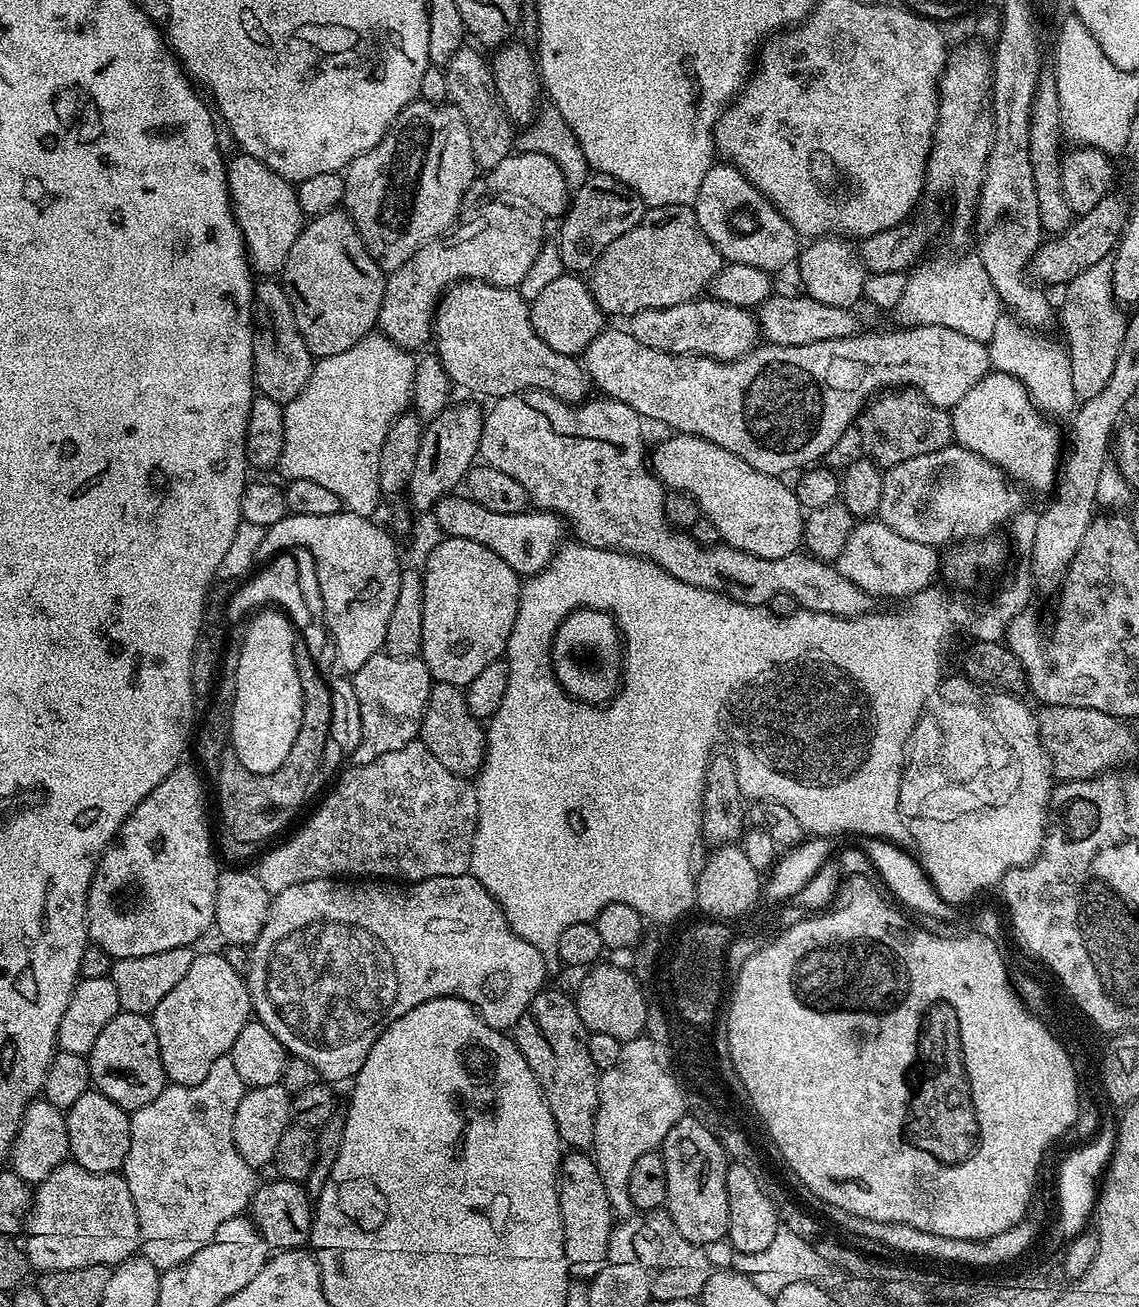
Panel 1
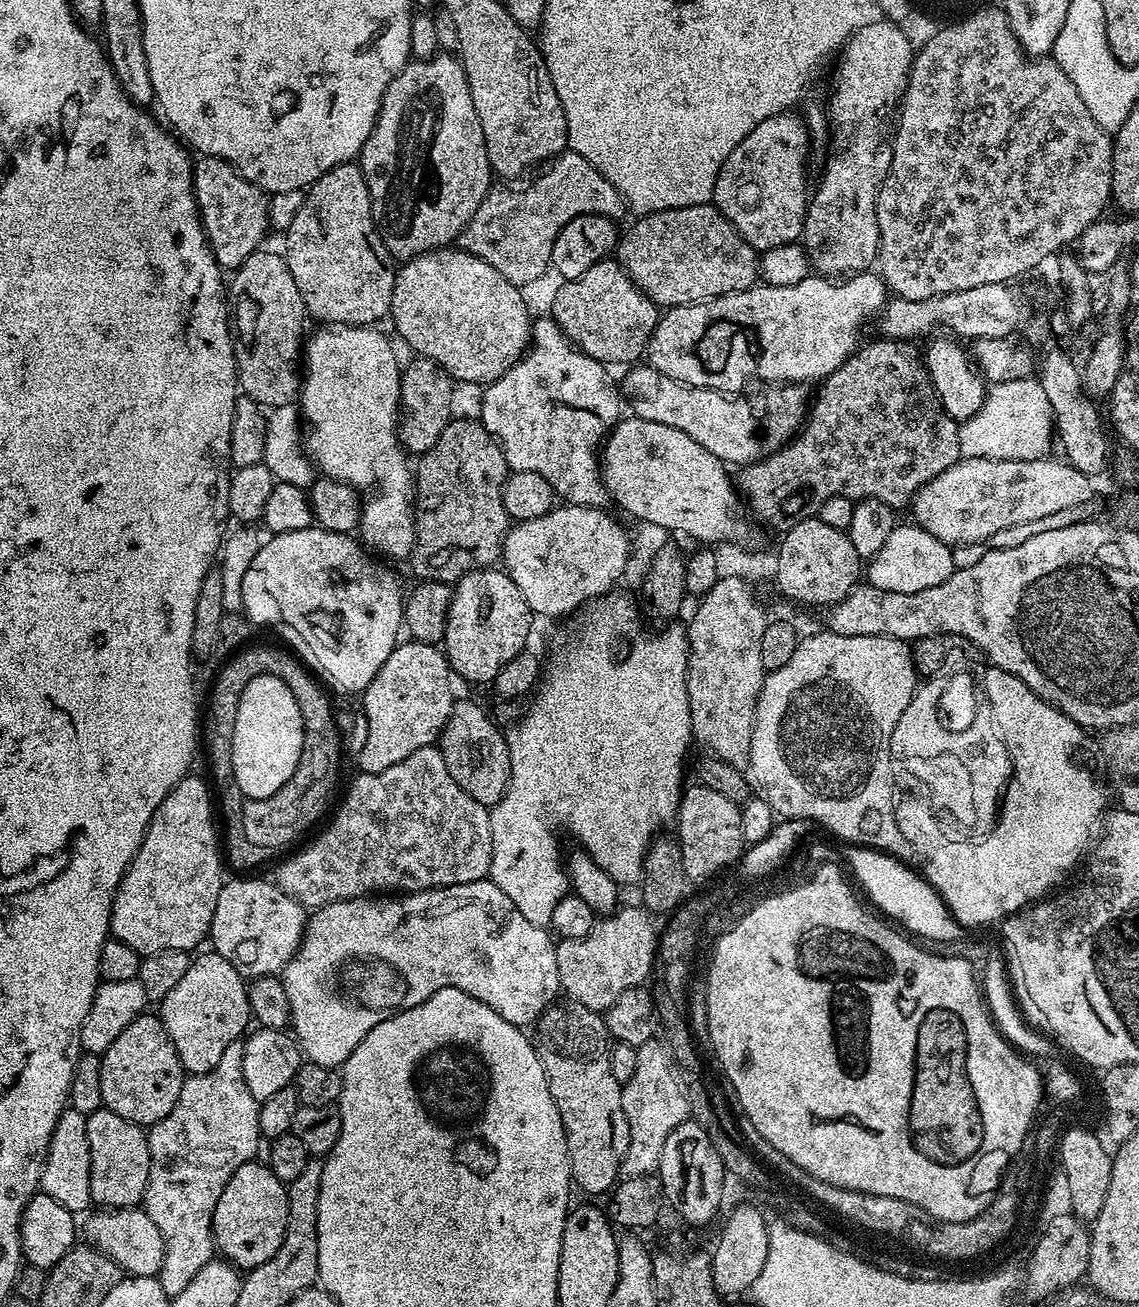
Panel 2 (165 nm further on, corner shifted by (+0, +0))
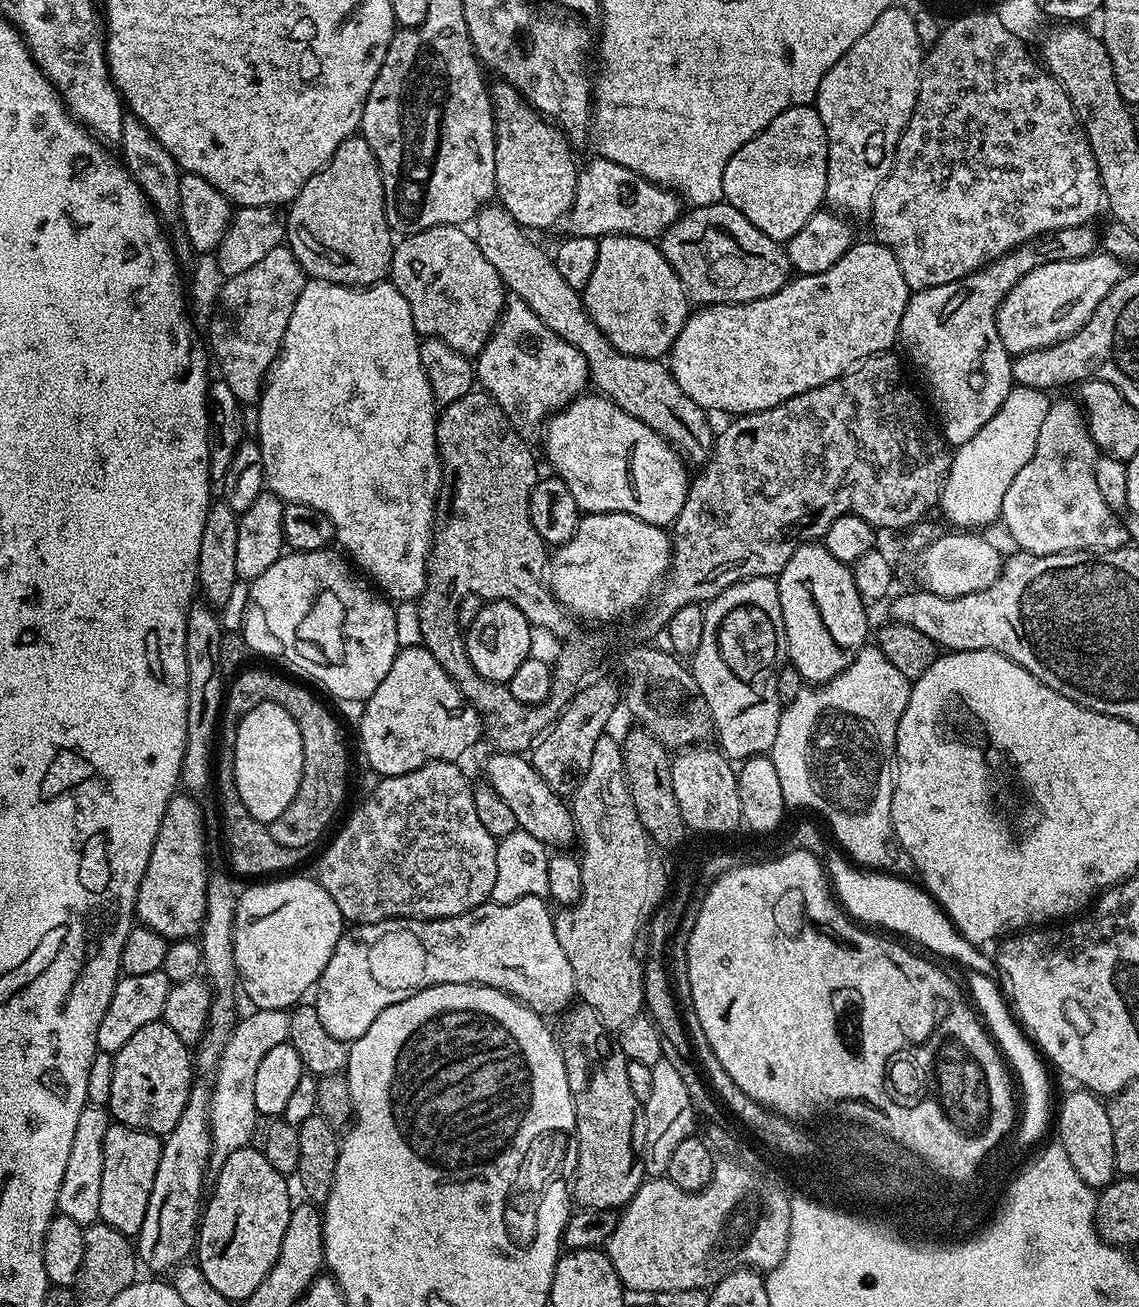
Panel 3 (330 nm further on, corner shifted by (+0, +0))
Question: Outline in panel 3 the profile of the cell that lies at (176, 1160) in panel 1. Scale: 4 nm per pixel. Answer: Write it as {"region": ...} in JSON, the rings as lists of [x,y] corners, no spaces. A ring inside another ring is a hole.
{"region":[[[257,1008],[249,1013],[249,1016],[241,1015],[237,1019],[236,1029],[230,1034],[210,1080],[208,1105],[212,1123],[212,1151],[220,1162],[234,1150],[253,1143],[252,1135],[258,1132],[258,1113],[254,1106],[254,1077],[258,1065],[269,1050],[274,1050],[274,1046],[289,1043],[291,1015],[287,1011]]]}

